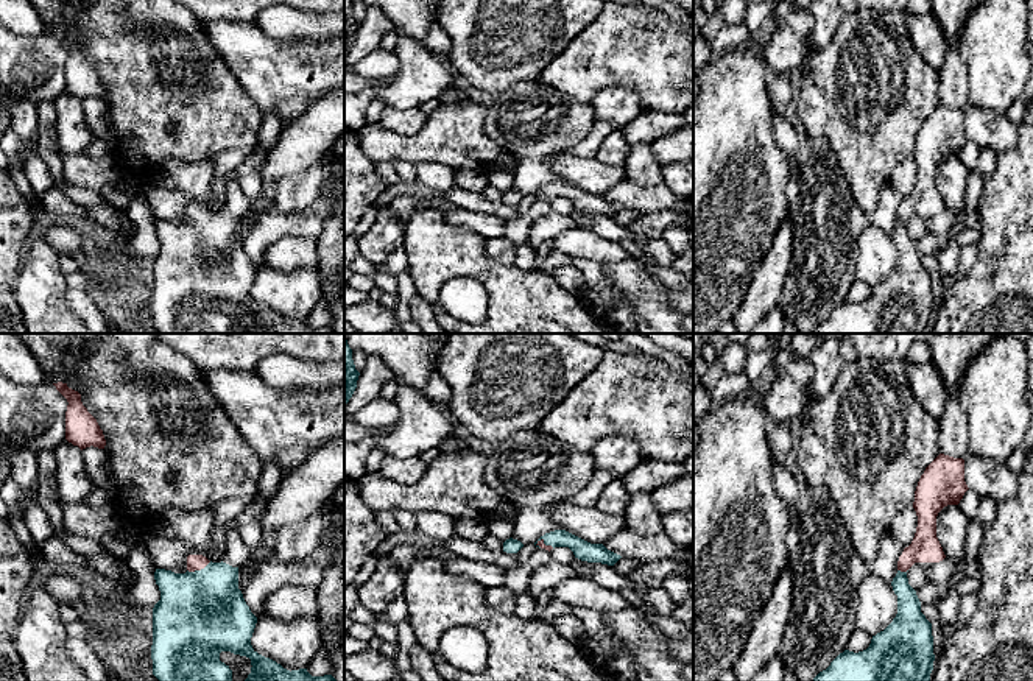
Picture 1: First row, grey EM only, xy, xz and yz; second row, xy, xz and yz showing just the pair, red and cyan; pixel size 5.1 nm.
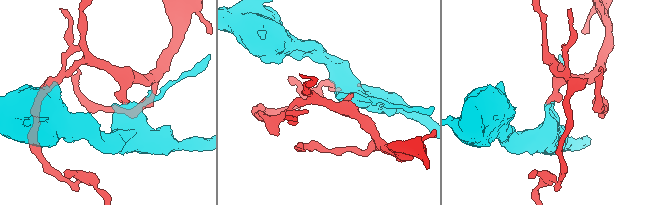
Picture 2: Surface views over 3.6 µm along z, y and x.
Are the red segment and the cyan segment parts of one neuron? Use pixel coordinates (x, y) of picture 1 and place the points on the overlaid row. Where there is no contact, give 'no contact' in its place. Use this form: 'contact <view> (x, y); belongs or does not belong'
contact xy (198, 569); belongs

